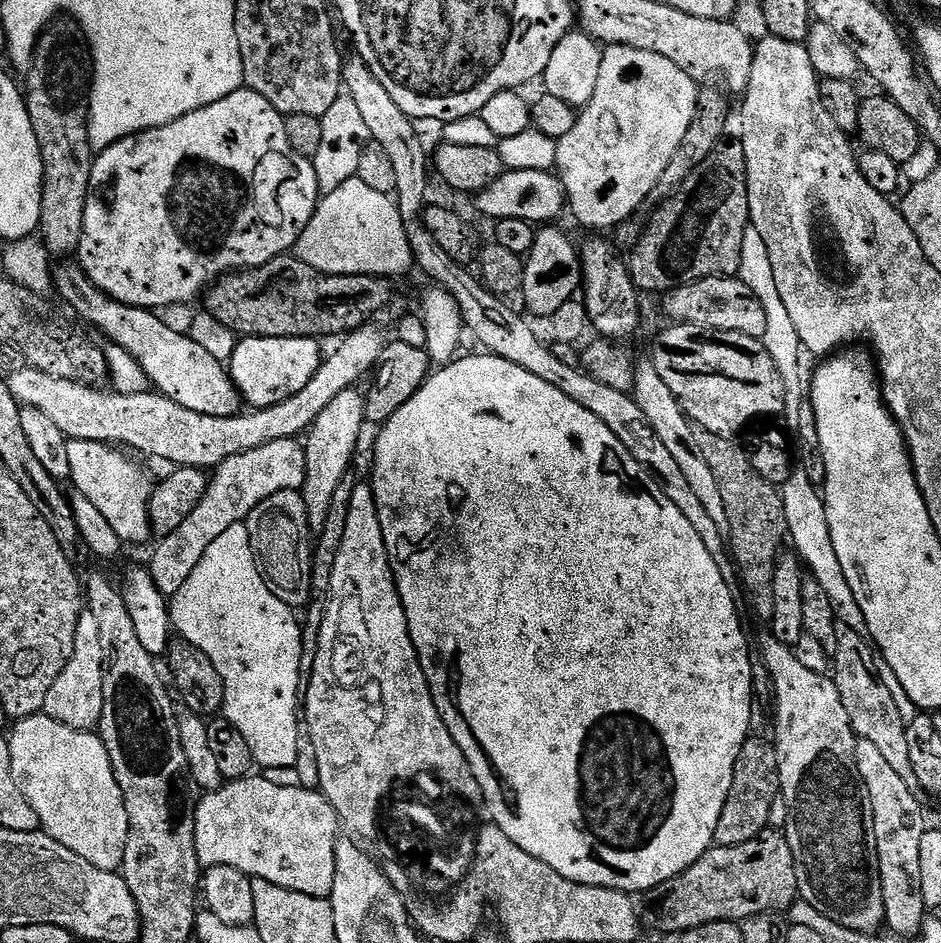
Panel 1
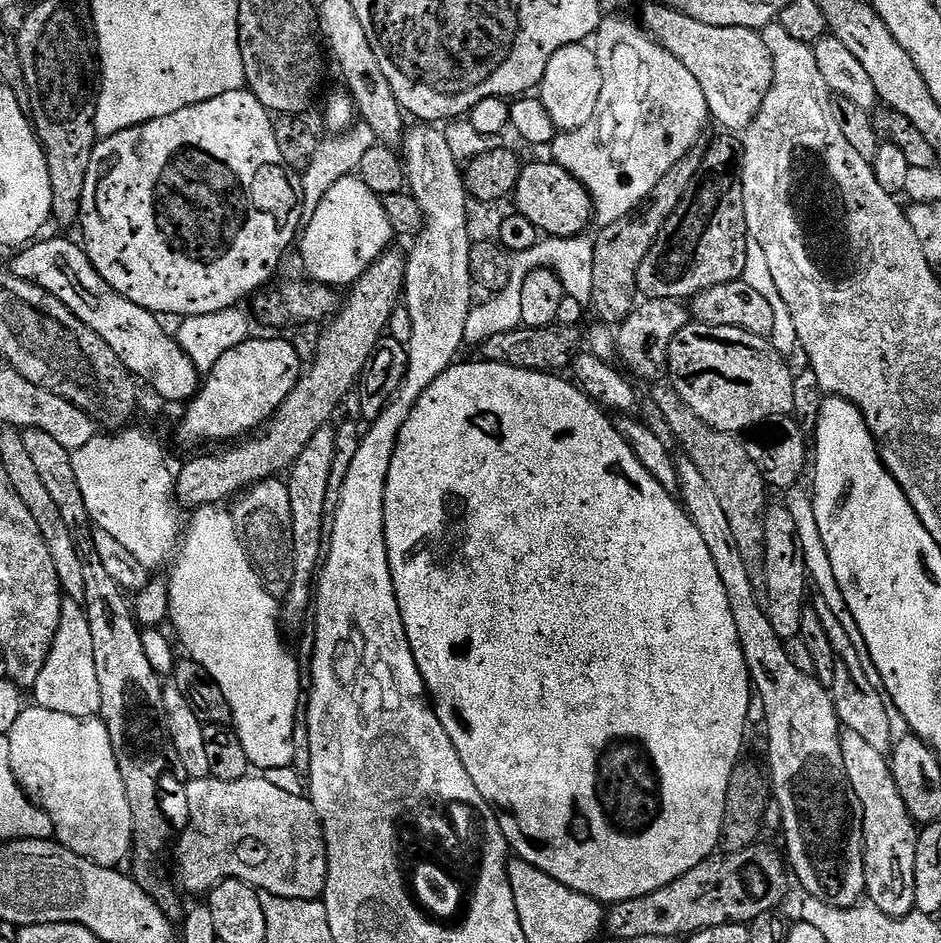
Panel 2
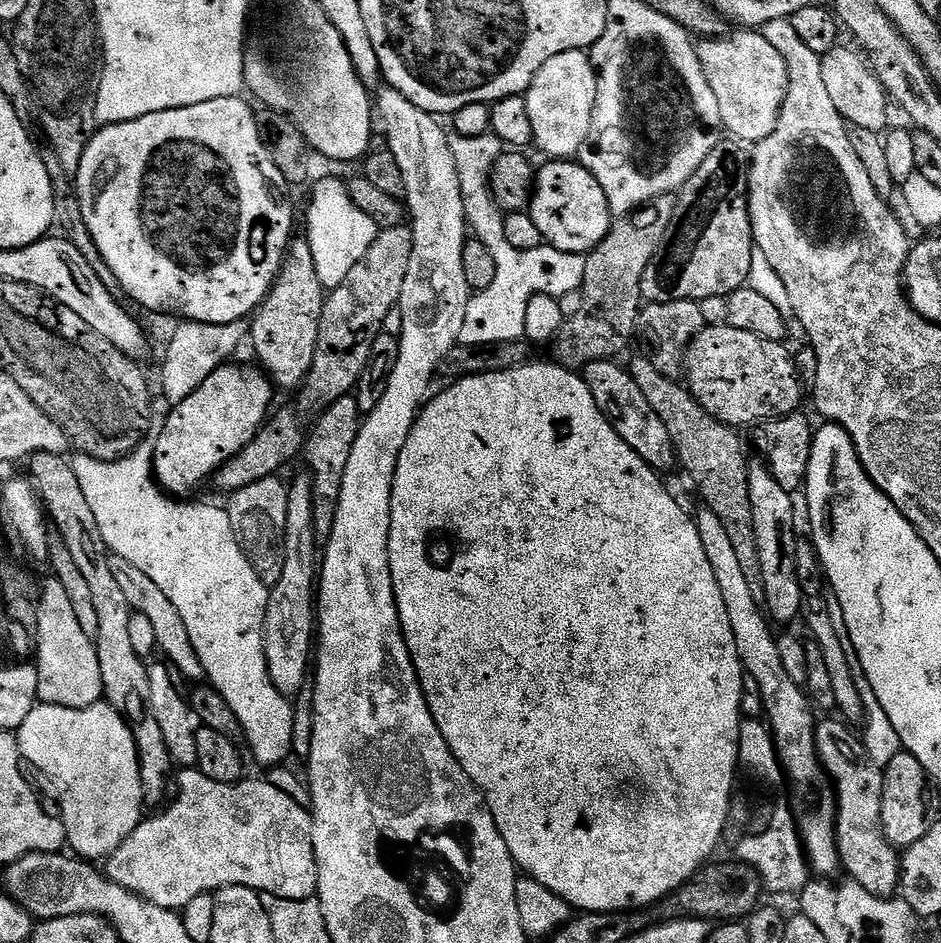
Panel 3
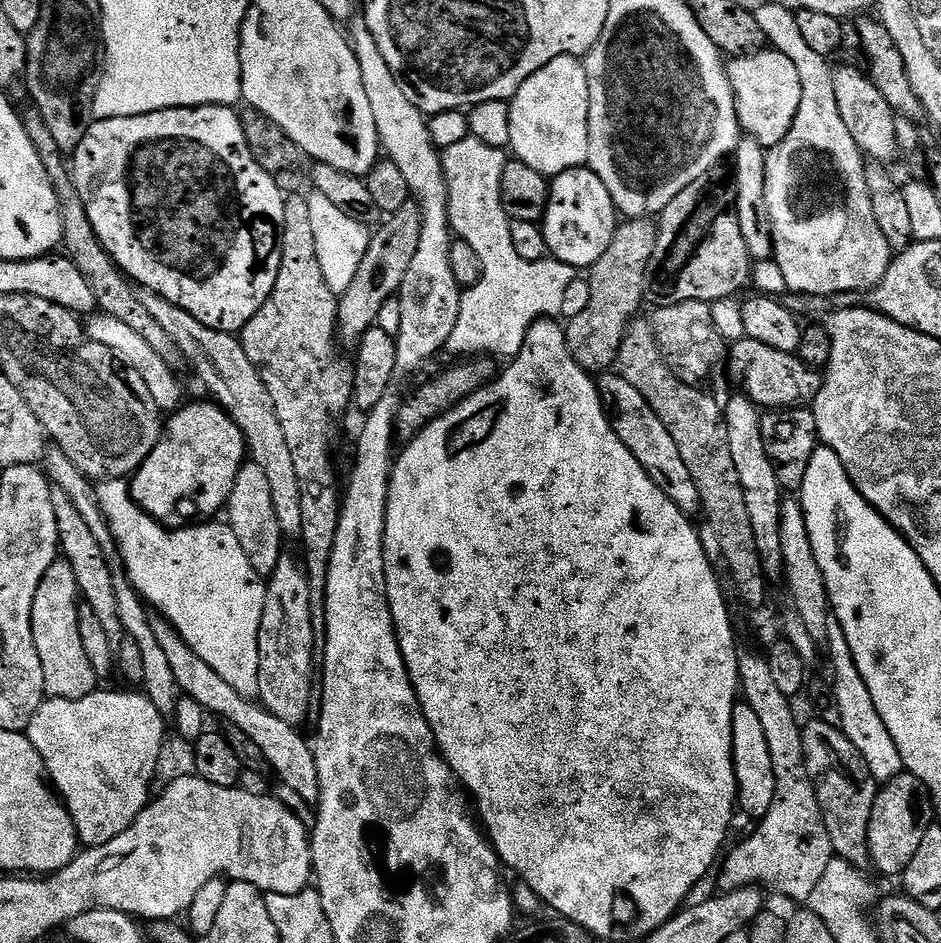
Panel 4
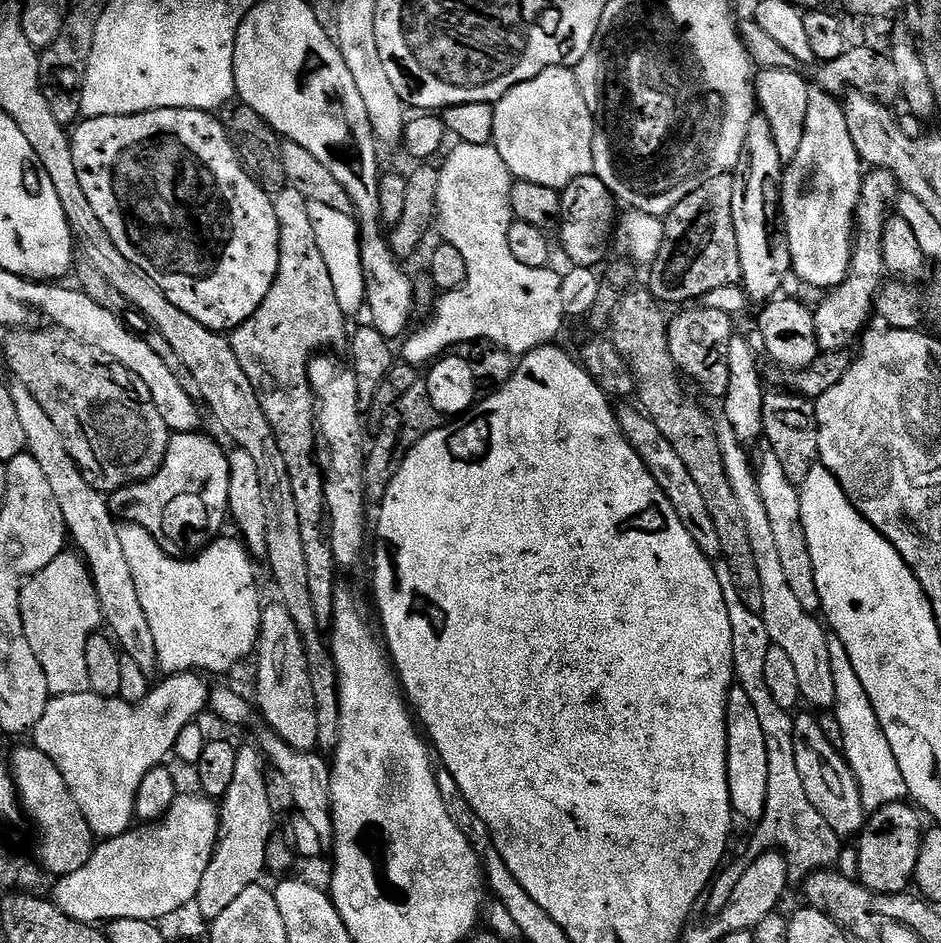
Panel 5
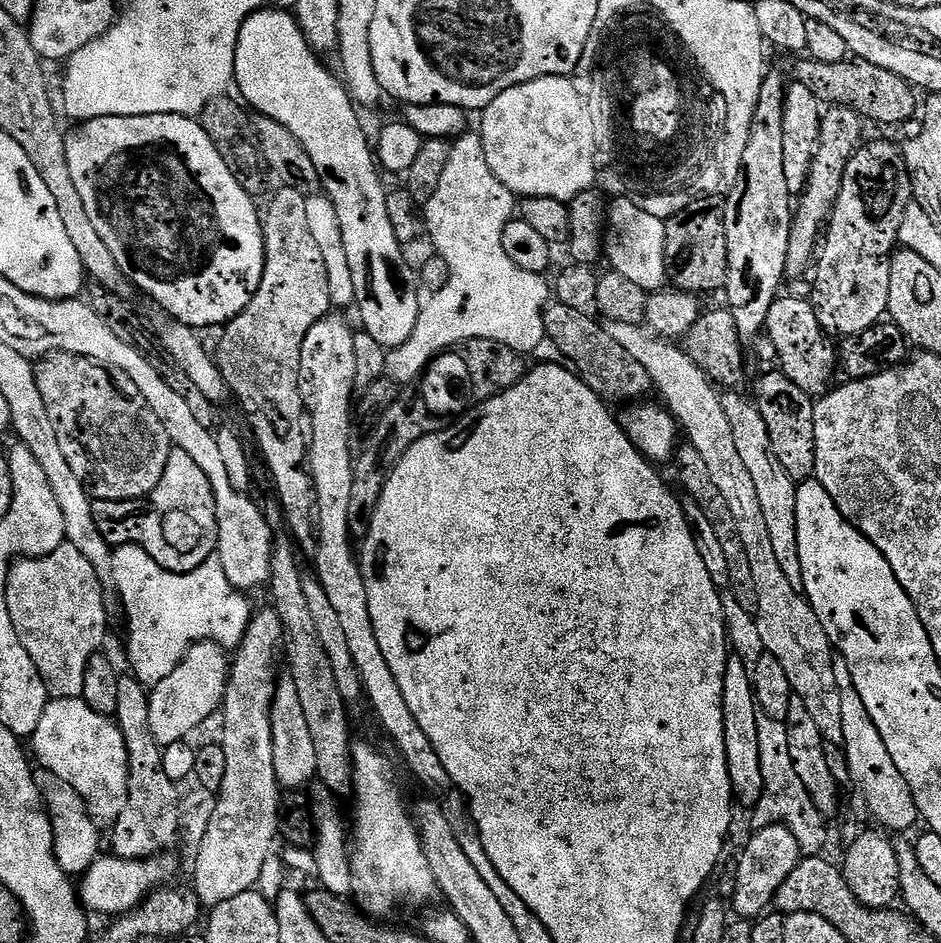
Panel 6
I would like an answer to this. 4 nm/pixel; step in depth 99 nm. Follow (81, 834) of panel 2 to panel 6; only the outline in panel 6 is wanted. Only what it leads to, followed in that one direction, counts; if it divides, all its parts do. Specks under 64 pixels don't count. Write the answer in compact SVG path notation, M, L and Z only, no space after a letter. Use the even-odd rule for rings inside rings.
M197 642L184 654L174 674L162 678L151 689L148 705L150 706L150 726L157 744L161 746L178 743L204 718L221 711L224 703L224 691L228 685L230 660L225 649L215 642ZM49 699L42 718L38 718L38 730L30 738L30 752L41 769L58 774L62 782L70 782L82 794L96 824L111 826L126 810L128 751L124 736L113 717L90 710L84 699Z

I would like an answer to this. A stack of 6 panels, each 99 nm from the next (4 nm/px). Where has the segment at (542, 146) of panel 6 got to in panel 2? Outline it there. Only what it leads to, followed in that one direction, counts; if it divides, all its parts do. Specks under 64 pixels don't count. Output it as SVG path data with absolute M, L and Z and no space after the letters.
M587 43L571 44L558 50L558 54L550 58L538 89L538 98L546 106L554 126L561 133L573 132L586 126L586 122L594 118L601 94L602 70L598 66L595 51Z

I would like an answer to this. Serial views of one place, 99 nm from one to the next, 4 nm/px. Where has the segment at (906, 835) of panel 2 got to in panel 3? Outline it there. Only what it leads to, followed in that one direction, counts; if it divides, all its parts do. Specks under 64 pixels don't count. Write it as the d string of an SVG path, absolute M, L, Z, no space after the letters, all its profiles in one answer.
M824 718L816 725L816 749L820 755L820 762L828 771L828 777L836 788L836 805L838 818L836 819L836 841L840 850L840 860L847 879L858 882L862 890L870 890L870 894L892 898L897 895L900 887L901 853L892 847L884 836L882 826L882 802L884 801L884 774L874 763L869 749L860 745L860 740L851 732L847 723L839 719Z

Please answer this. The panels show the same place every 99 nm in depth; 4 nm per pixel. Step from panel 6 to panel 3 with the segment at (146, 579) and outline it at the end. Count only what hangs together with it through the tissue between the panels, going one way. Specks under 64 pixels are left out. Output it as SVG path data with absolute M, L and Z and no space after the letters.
M164 395L153 397L149 428L151 439L146 438L135 451L121 460L91 459L84 453L77 453L71 466L81 484L82 494L97 519L103 541L108 544L109 553L133 563L138 570L152 578L155 585L170 598L170 602L178 608L182 622L186 624L190 642L205 668L207 683L218 694L222 694L222 698L226 698L226 706L234 710L244 731L243 739L248 740L248 748L252 751L253 758L260 764L280 766L292 752L296 712L292 709L293 701L272 685L266 666L264 619L270 588L260 581L258 574L254 574L254 566L250 566L246 554L238 546L227 509L212 504L200 504L194 502L195 500L174 499L166 495L156 483L153 470L153 454L156 449L154 440L161 436L166 418L172 410L170 401Z

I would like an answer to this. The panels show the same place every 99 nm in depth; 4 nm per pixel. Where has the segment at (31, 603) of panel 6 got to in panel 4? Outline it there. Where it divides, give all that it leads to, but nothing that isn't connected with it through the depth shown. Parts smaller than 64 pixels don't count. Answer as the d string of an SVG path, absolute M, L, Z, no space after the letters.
M58 558L50 570L42 574L38 594L34 594L32 611L32 633L38 658L42 662L44 691L54 700L86 698L98 688L94 666L90 666L90 661L86 659L86 649L82 647L82 637L78 634L78 610L81 603L74 570L70 570L67 560Z

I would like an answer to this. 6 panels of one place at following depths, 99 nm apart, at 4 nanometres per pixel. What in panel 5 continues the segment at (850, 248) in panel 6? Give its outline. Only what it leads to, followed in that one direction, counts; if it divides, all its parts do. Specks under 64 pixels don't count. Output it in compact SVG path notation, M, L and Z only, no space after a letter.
M871 169L864 177L862 190L860 191L859 206L857 208L857 227L852 249L852 260L849 275L836 288L829 289L819 306L813 311L815 340L821 352L833 352L834 350L846 350L855 343L857 338L865 331L869 318L873 317L877 295L884 285L886 273L884 271L884 259L882 258L882 230L888 219L897 198L900 187L888 169Z

